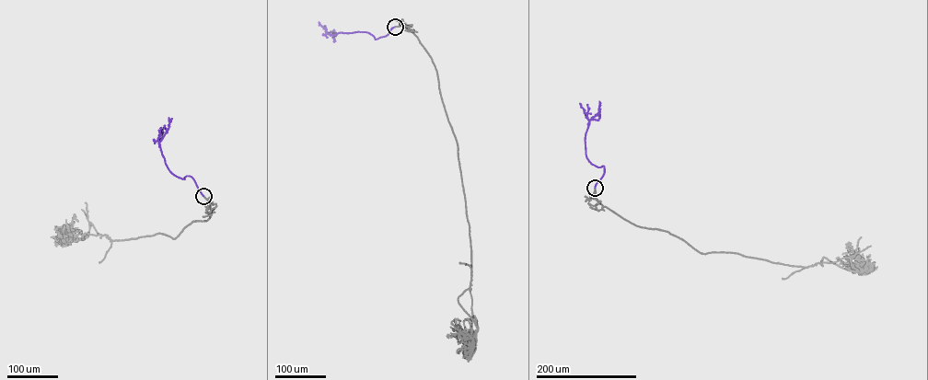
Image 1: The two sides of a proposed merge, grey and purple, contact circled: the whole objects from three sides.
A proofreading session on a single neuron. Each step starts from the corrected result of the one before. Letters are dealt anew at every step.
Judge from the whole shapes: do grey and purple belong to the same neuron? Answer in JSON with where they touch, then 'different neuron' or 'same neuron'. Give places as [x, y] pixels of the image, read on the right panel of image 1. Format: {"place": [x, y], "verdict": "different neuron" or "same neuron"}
{"place": [595, 188], "verdict": "different neuron"}

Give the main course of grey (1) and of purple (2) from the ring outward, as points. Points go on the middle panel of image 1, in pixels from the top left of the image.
1: (395, 27), (431, 58), (458, 146), (471, 265), (458, 300), (477, 330), (475, 340), (446, 336)
2: (395, 27), (386, 36), (376, 40), (365, 32), (332, 35), (335, 33), (330, 31)

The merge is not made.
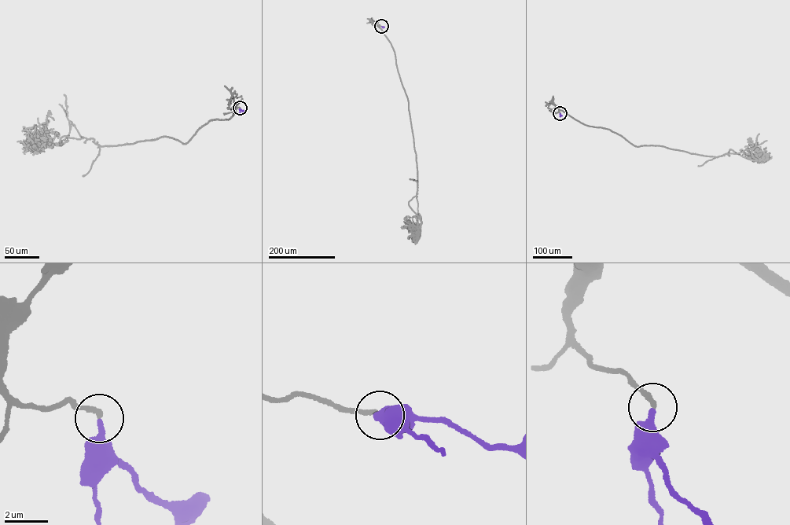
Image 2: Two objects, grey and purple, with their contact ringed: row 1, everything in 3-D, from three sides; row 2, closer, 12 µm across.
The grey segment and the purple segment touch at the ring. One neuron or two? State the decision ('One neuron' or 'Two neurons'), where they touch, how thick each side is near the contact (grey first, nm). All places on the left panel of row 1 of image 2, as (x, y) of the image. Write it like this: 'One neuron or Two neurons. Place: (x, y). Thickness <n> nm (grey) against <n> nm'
One neuron. Place: (240, 108). Thickness 240 nm (grey) against 280 nm

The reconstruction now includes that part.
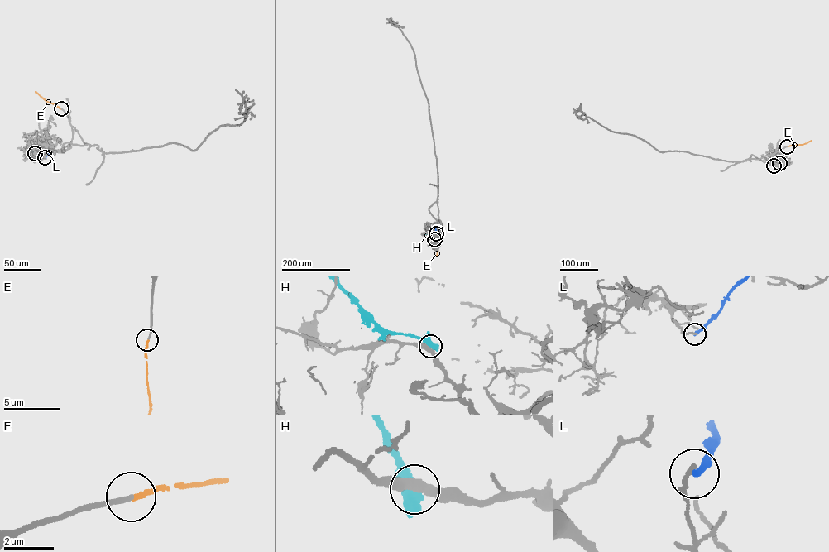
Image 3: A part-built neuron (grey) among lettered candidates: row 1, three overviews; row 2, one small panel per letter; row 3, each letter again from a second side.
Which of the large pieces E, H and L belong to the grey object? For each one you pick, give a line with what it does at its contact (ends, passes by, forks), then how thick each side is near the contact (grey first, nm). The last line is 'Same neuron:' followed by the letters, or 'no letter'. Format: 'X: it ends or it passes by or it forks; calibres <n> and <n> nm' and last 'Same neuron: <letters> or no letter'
E: it ends; calibres 170 and 200 nm
Same neuron: E

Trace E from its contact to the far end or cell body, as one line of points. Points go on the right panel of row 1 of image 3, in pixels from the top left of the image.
E: (787, 146), (811, 140)

